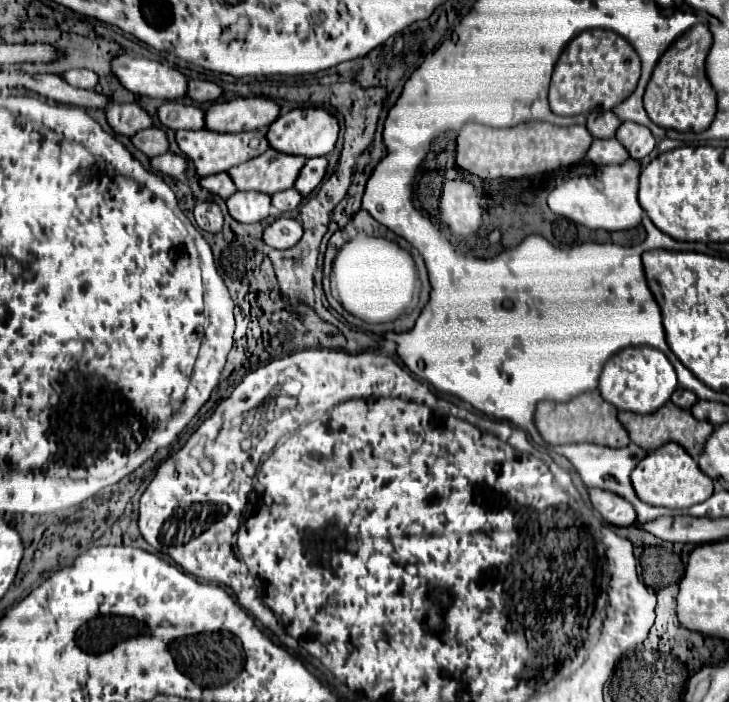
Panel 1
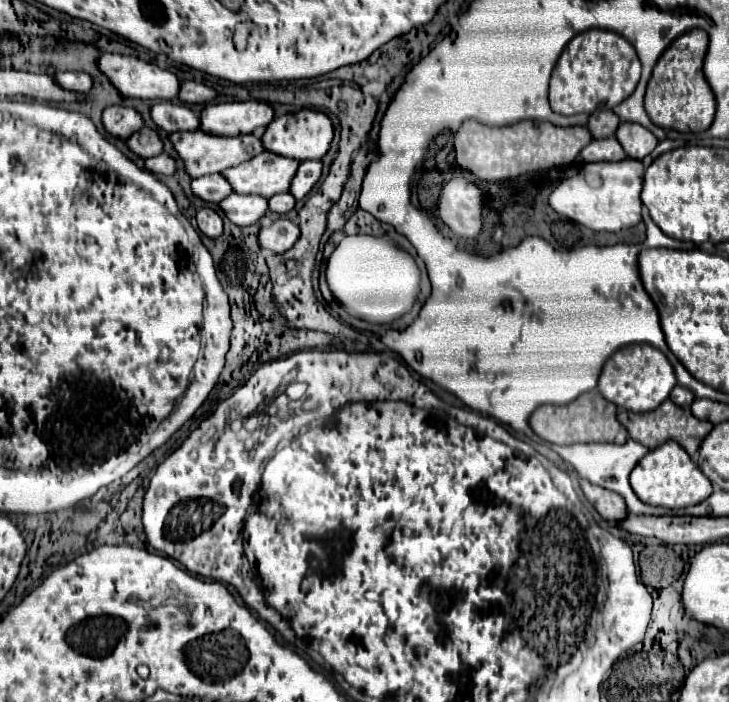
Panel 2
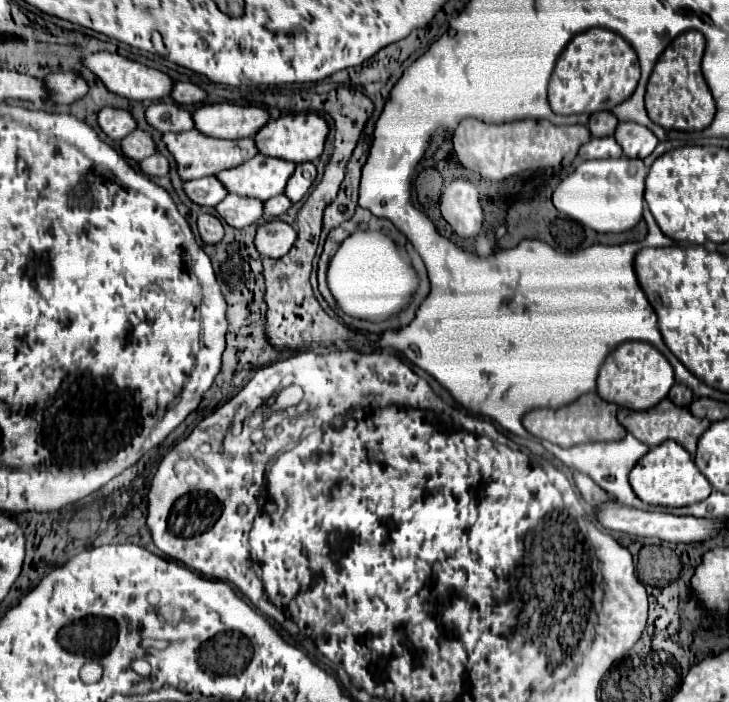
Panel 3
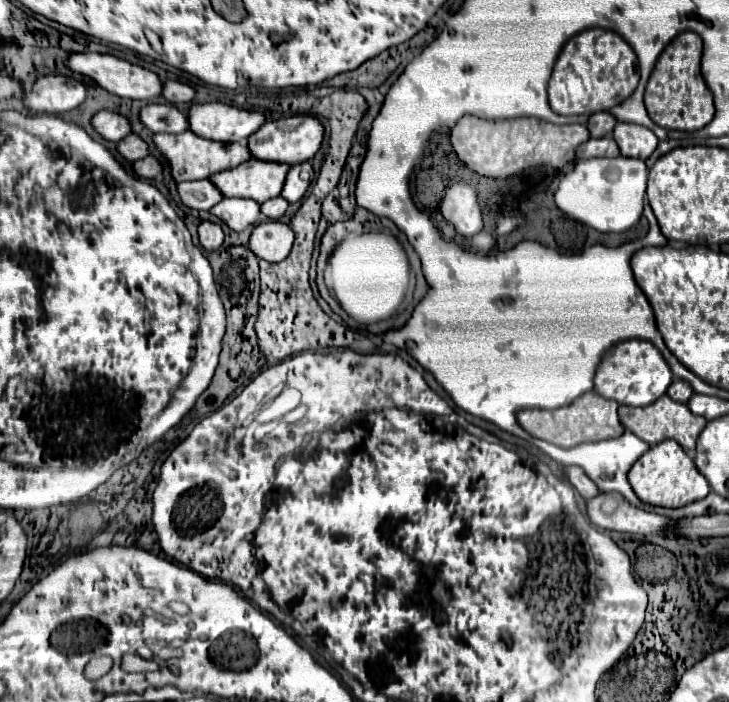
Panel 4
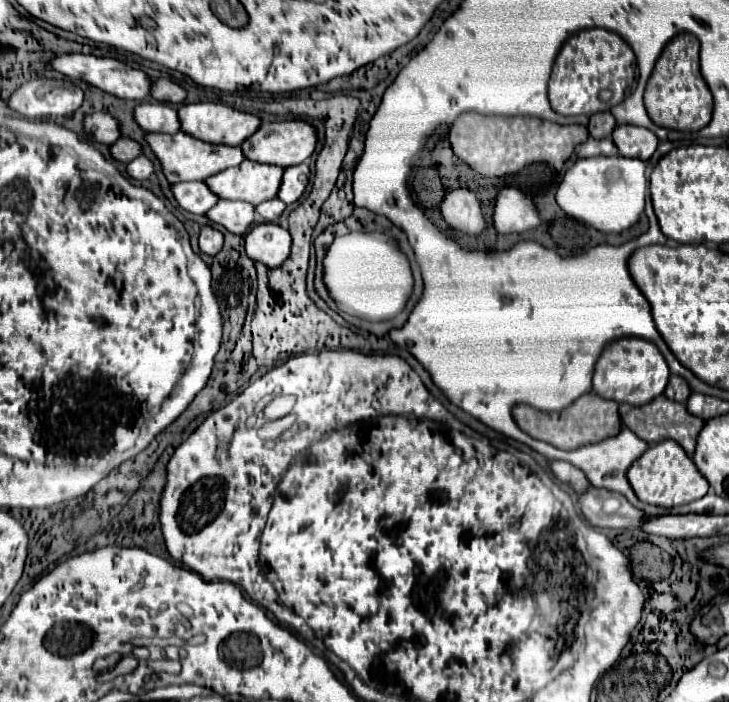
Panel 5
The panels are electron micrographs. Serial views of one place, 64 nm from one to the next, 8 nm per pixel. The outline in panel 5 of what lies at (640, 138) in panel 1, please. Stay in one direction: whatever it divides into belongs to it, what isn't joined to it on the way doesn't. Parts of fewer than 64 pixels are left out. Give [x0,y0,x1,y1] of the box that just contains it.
[612,126,658,160]

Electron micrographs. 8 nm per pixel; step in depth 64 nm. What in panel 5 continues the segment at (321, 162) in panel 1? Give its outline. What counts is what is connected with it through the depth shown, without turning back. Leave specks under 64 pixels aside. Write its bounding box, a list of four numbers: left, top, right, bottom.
[278,164,310,204]

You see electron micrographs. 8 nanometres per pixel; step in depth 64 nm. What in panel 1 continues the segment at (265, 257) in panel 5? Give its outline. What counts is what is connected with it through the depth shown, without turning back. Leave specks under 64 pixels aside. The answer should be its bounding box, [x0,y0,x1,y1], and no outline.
[262,218,302,250]

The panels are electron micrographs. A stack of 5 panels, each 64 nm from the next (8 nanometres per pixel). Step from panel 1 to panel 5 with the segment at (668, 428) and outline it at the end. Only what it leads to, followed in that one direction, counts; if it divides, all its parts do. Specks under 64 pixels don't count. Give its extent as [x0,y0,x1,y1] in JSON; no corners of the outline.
[620,394,704,456]

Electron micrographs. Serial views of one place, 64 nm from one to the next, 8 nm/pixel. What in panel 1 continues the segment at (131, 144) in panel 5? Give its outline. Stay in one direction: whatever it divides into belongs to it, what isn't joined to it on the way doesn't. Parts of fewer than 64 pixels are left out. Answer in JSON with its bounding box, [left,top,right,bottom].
[130,126,168,158]

